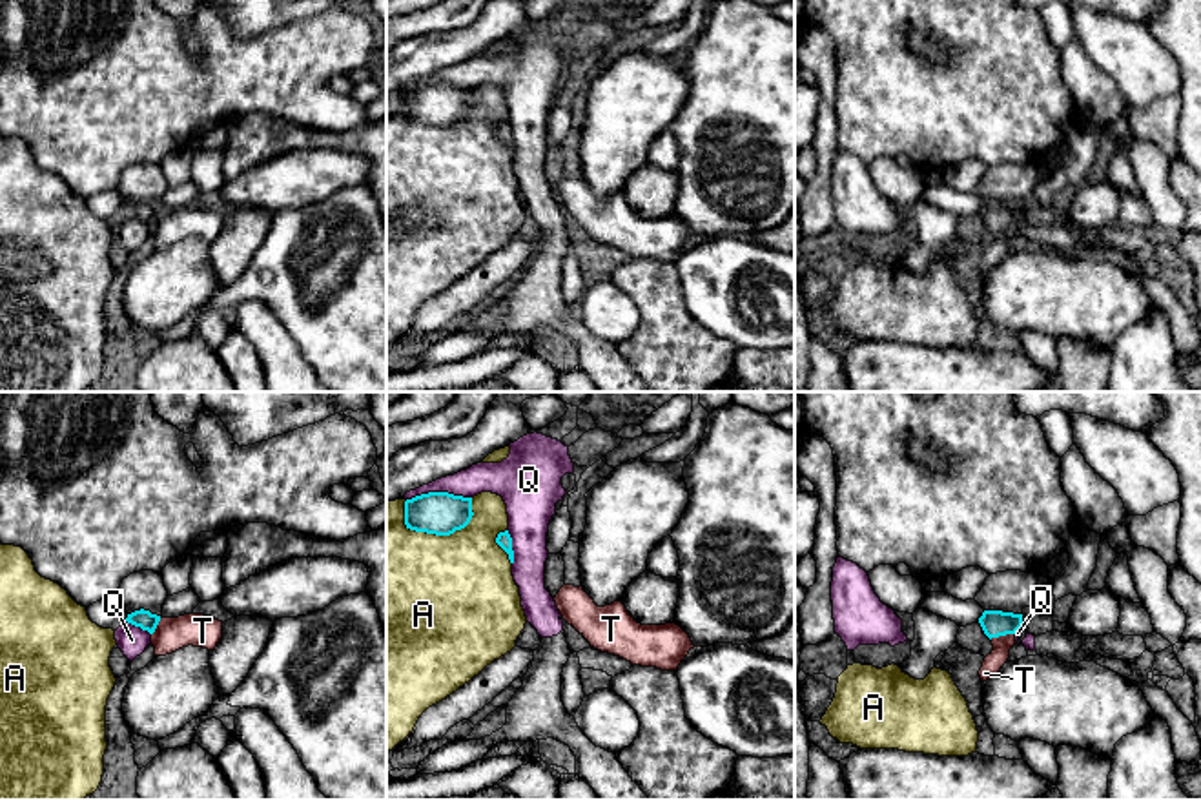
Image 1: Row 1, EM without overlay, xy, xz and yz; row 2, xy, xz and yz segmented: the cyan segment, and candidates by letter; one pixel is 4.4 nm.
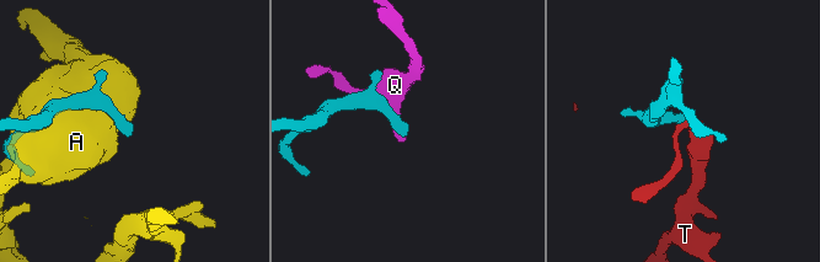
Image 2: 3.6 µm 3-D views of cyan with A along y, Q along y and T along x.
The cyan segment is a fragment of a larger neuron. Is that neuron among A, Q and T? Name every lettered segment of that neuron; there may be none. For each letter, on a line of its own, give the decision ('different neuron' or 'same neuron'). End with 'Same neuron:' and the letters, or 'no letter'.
A: different neuron
Q: different neuron
T: same neuron
Same neuron: T

